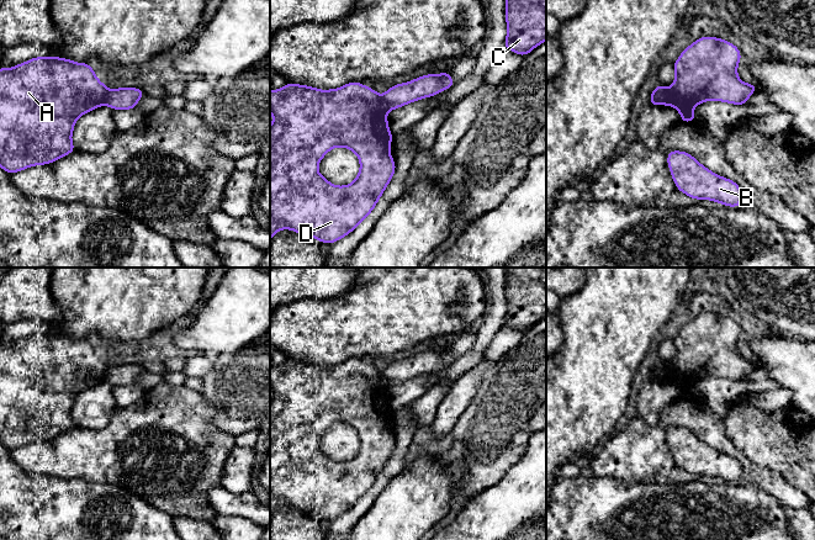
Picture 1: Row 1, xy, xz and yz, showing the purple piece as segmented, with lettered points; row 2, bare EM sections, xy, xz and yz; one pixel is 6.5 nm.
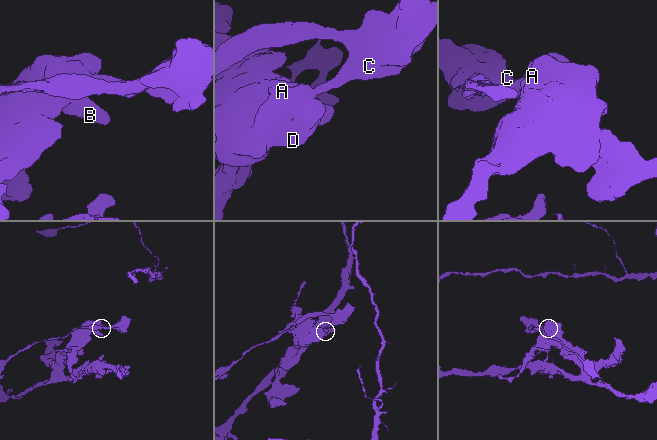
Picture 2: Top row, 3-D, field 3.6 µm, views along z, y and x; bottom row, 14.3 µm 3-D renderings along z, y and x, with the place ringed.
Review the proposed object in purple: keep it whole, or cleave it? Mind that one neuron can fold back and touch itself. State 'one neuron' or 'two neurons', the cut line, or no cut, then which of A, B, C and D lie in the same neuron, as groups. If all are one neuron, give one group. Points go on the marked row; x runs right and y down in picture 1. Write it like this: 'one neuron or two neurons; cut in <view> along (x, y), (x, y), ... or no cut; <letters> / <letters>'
two neurons; cut in xz along (380, 96), (386, 111); A B D / C

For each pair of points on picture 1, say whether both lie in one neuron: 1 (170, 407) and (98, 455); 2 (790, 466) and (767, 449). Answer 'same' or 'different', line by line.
1: same
2: same

